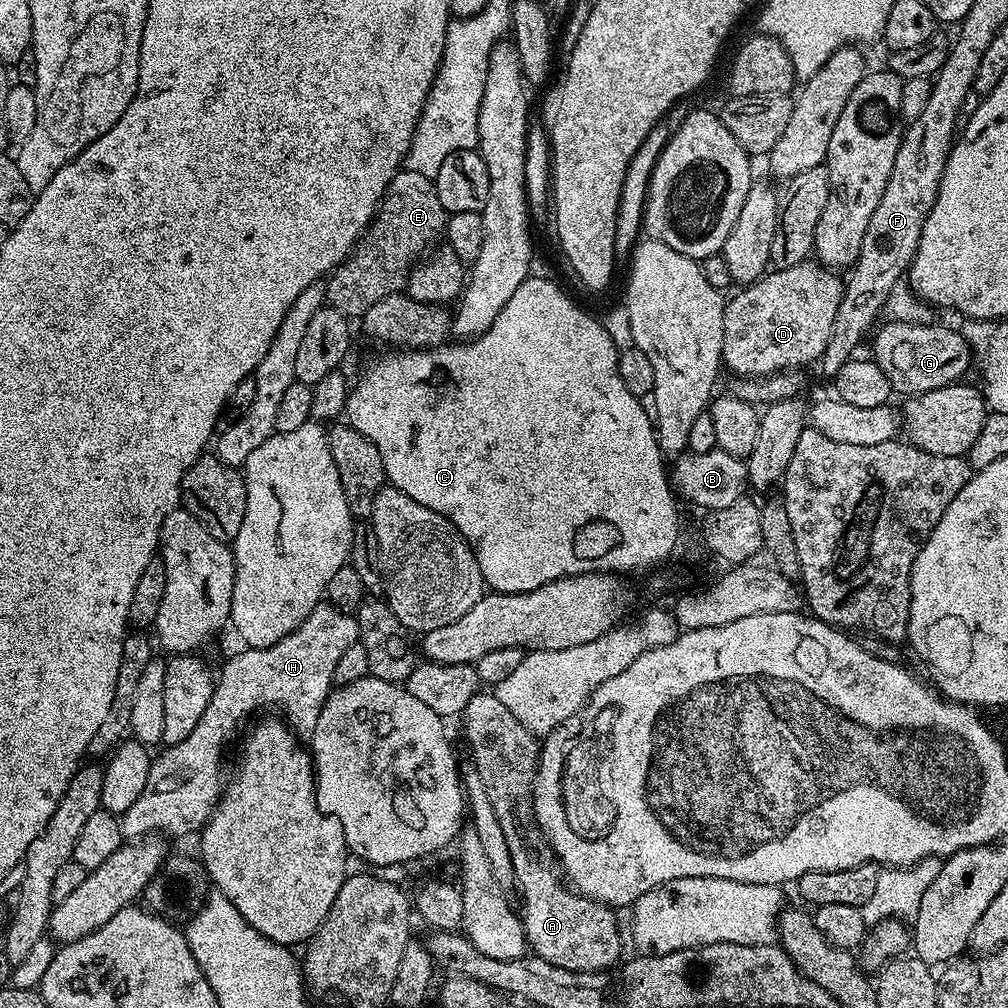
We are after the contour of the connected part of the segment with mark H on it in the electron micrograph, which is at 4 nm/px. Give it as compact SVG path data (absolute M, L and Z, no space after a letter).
M321 602L289 636L282 638L274 646L245 647L244 652L234 653L225 662L224 669L215 677L210 706L206 706L198 726L194 726L194 731L188 737L182 738L182 742L167 745L163 749L165 752L153 759L142 794L138 794L138 799L134 802L134 806L130 806L130 810L119 813L120 829L125 841L135 842L153 834L163 834L165 837L188 836L191 832L196 834L203 829L211 818L226 784L224 747L235 738L240 723L247 716L252 716L263 708L277 708L281 712L279 715L297 737L311 738L314 726L318 726L318 714L322 714L322 706L334 687L332 683L334 665L338 663L338 658L342 658L346 646L357 643L359 638L360 627L351 611L341 610L331 602Z

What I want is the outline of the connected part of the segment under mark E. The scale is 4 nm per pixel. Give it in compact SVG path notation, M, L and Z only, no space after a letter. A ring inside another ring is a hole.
M413 168L396 173L383 201L363 236L356 242L347 260L342 261L326 280L326 300L344 316L360 318L378 298L401 291L418 261L444 236L449 213L438 202L433 177L418 174Z

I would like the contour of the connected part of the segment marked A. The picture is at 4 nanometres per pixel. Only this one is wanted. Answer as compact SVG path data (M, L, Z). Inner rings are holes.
M481 690L477 692L474 698L470 698L470 702L462 713L462 721L463 720L464 736L468 739L469 750L472 751L470 763L476 767L478 774L482 774L482 786L486 786L486 794L490 798L490 806L494 806L494 814L498 814L498 823L502 825L502 835L506 837L506 847L510 849L510 862L514 862L514 888L515 891L520 891L520 900L524 903L524 912L522 908L522 919L524 921L524 939L527 947L531 949L535 955L541 956L543 960L550 962L554 966L558 966L562 970L574 970L575 972L602 972L611 969L613 965L621 959L621 957L619 958L620 924L616 921L617 913L609 908L603 900L591 900L590 898L581 896L579 892L573 890L571 887L566 886L561 873L558 871L556 853L553 852L544 833L541 832L539 823L534 819L532 810L532 786L536 783L536 773L540 762L541 741L533 736L530 730L526 730L526 726L522 726L522 722L518 722L518 718L514 718L514 714L510 714L510 710L506 710L506 706L502 706L502 702L498 702L496 695L488 690Z

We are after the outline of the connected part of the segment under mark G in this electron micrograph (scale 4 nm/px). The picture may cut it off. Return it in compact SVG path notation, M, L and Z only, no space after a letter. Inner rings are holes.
M936 322L887 323L882 328L877 327L875 329L876 353L874 353L874 359L876 365L882 370L882 374L886 374L893 393L899 394L899 392L904 392L903 395L905 397L917 396L926 390L938 390L942 386L950 386L963 381L967 377L964 375L967 374L968 367L972 364L974 349L960 330L957 330L955 327L954 329L943 328L942 325L936 324Z

